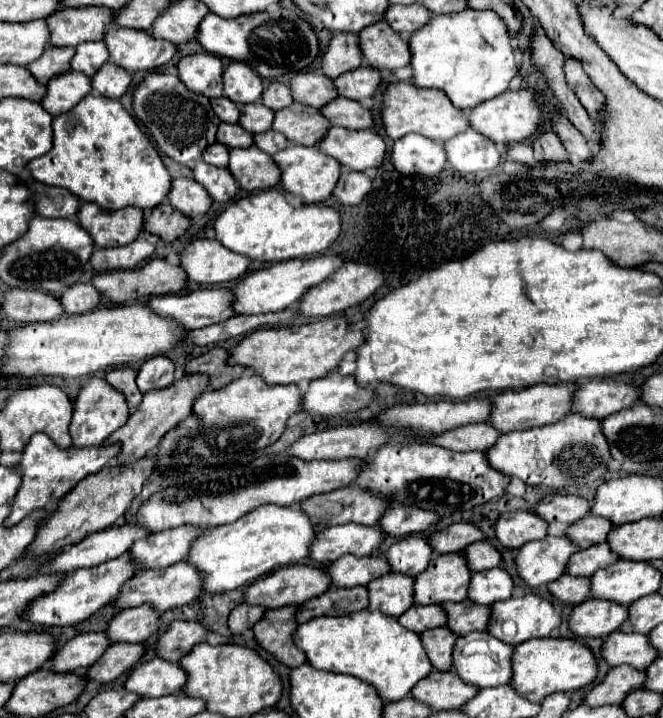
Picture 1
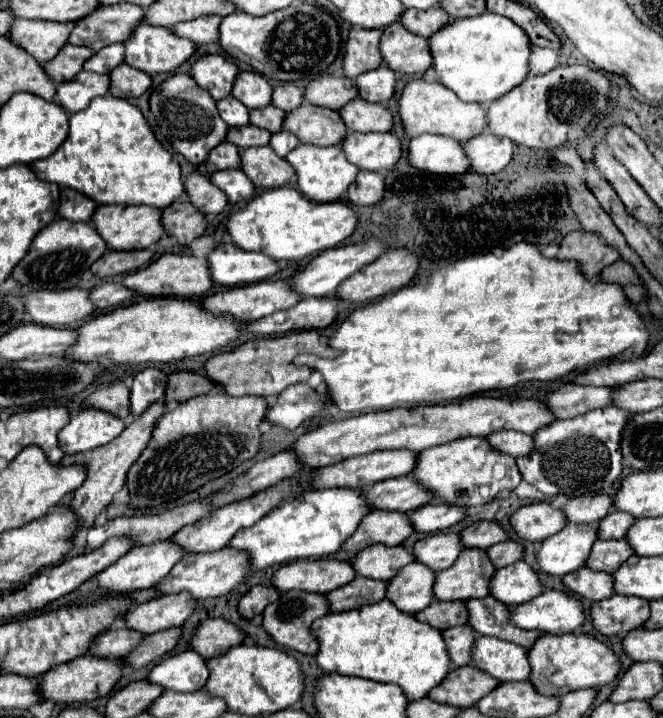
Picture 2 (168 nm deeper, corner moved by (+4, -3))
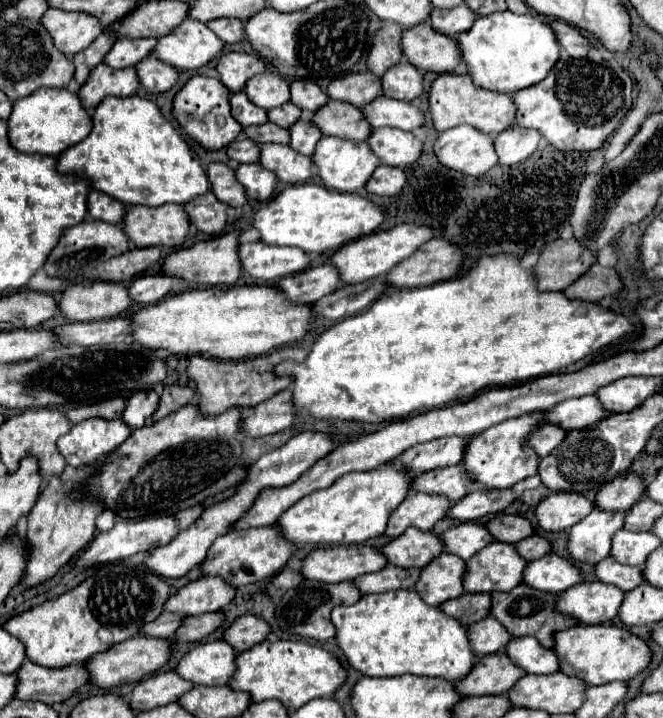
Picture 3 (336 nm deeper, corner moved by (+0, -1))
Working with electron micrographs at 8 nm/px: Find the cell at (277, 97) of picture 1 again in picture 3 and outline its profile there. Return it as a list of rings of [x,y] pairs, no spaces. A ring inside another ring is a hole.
[[[293,80],[291,82],[291,102],[305,112],[315,112],[327,102],[327,96],[311,80]]]

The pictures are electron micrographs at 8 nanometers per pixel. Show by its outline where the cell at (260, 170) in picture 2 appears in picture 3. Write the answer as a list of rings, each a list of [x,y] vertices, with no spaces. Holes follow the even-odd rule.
[[[285,144],[261,146],[259,164],[267,170],[273,170],[277,180],[283,184],[301,184],[313,174],[311,158],[297,154],[291,146]]]

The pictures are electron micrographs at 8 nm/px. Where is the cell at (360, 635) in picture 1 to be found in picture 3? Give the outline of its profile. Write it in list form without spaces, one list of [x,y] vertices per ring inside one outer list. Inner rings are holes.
[[[393,590],[385,594],[367,594],[361,596],[359,602],[351,606],[339,606],[331,614],[331,622],[337,630],[337,646],[341,648],[345,660],[351,668],[363,672],[365,676],[429,676],[429,678],[445,678],[449,682],[457,682],[469,674],[473,666],[473,652],[469,648],[467,630],[459,626],[455,618],[449,618],[441,612],[441,608],[427,606],[415,590]]]

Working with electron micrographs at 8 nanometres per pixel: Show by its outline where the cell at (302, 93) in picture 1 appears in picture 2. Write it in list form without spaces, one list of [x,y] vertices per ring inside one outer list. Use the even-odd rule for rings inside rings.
[[[321,76],[313,80],[305,88],[305,100],[309,100],[315,106],[341,110],[347,102],[355,100],[359,96],[359,90],[351,78],[345,76]]]

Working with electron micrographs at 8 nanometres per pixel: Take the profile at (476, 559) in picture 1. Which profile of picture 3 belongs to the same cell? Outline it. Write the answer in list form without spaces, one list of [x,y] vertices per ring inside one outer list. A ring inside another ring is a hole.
[[[533,534],[533,536],[529,536],[529,538],[519,540],[519,542],[515,544],[515,550],[519,552],[521,558],[525,558],[527,562],[531,562],[531,560],[535,560],[535,558],[545,556],[545,554],[551,550],[551,544],[549,544],[545,538]]]

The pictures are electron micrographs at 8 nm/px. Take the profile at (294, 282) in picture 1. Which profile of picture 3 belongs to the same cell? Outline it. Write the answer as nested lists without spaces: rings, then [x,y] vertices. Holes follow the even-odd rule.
[[[401,224],[389,230],[379,230],[375,234],[369,234],[367,238],[357,238],[355,242],[349,242],[347,246],[341,246],[331,254],[331,266],[339,270],[339,278],[343,278],[343,284],[355,284],[365,282],[371,278],[381,278],[387,274],[395,264],[409,258],[423,242],[431,240],[433,232],[427,226],[417,224]]]

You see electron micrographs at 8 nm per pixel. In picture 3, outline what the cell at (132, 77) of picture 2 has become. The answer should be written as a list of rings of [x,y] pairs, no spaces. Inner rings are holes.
[[[147,56],[141,62],[137,62],[135,70],[139,84],[151,94],[167,92],[177,82],[177,70],[165,62],[159,62],[153,56]]]

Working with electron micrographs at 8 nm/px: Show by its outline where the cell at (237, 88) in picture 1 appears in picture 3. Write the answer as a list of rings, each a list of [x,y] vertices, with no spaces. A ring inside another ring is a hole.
[[[259,74],[245,84],[245,94],[253,104],[271,110],[289,102],[289,78],[279,74]]]

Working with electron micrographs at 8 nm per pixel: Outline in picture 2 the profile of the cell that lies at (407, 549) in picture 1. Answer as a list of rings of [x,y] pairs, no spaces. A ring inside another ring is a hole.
[[[457,532],[431,534],[419,540],[413,550],[417,560],[423,560],[423,564],[427,564],[435,572],[441,572],[459,558],[463,550],[463,542]]]

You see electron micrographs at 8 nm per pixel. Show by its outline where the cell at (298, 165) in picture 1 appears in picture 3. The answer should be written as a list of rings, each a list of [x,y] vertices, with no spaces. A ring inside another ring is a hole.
[[[323,136],[317,142],[315,154],[311,156],[313,164],[317,166],[317,174],[321,178],[321,182],[329,188],[329,190],[337,190],[337,192],[357,192],[359,188],[365,186],[365,182],[371,178],[373,170],[379,166],[377,156],[369,150],[367,142],[353,142],[353,140],[343,140],[343,138],[335,138],[335,136]]]

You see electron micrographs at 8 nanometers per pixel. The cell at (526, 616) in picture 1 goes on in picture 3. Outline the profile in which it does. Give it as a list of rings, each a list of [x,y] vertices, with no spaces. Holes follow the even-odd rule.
[[[581,582],[557,596],[555,610],[589,626],[613,620],[621,602],[623,592],[619,588],[601,582]]]

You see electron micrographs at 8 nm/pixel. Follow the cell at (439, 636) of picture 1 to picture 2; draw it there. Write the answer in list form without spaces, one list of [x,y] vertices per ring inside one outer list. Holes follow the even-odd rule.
[[[453,626],[443,632],[449,656],[455,666],[467,666],[471,662],[471,648],[475,646],[475,630],[471,626]]]

